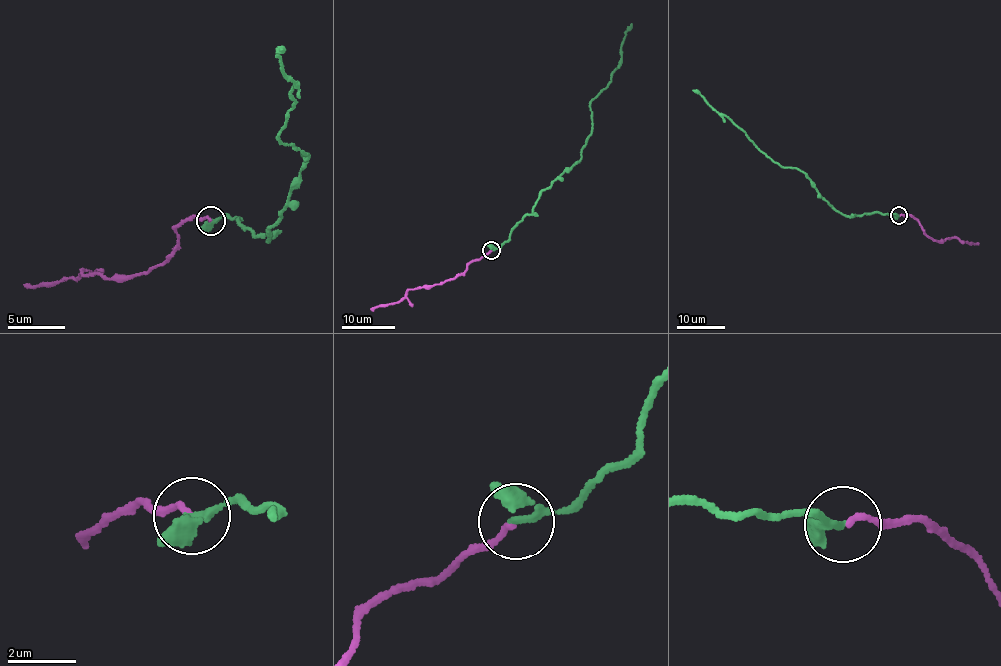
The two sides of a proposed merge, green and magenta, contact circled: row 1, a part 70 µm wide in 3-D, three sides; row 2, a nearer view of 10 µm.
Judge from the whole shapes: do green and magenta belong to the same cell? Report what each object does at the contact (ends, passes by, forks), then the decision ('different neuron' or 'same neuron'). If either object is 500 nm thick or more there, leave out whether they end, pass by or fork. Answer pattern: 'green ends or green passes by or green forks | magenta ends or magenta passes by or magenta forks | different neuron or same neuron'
green passes by | magenta ends | same neuron

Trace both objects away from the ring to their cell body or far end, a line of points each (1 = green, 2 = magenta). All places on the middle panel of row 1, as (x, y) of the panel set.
1: (491, 250), (510, 238), (541, 192), (581, 158), (592, 100), (618, 67), (632, 24)
2: (491, 251), (468, 264), (463, 273), (442, 283), (409, 289), (399, 302), (380, 304), (370, 309)

